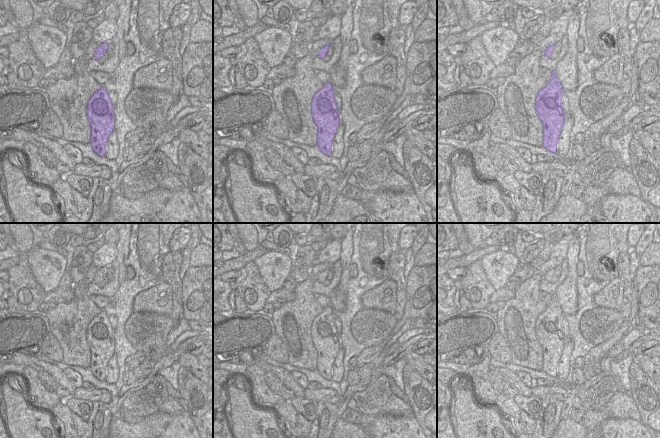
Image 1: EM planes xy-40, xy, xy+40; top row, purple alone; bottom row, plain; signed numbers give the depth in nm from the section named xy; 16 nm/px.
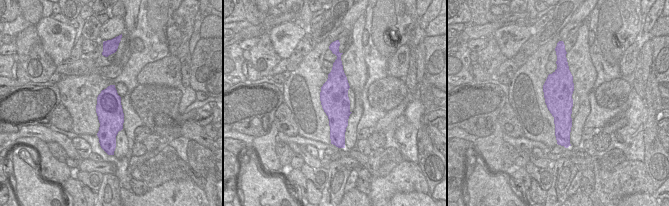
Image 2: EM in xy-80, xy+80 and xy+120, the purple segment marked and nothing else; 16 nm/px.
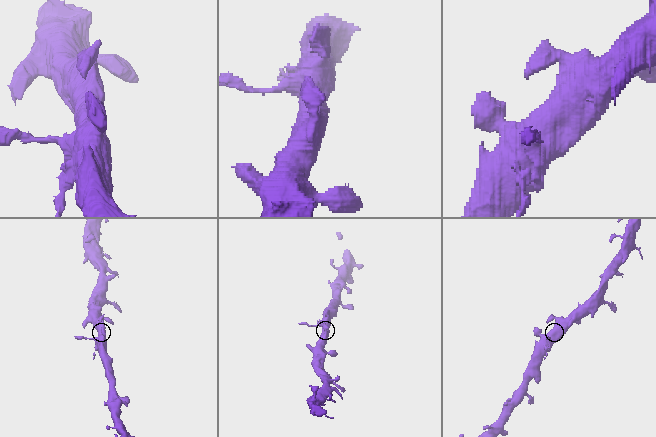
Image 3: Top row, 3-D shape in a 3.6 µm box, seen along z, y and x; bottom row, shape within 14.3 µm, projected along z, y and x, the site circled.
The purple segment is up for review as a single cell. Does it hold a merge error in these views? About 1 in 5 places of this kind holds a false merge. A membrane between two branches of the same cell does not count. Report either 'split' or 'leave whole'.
leave whole

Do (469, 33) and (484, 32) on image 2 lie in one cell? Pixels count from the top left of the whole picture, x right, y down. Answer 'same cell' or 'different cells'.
same cell

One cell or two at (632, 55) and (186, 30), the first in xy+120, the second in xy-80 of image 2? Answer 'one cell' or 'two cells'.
two cells

